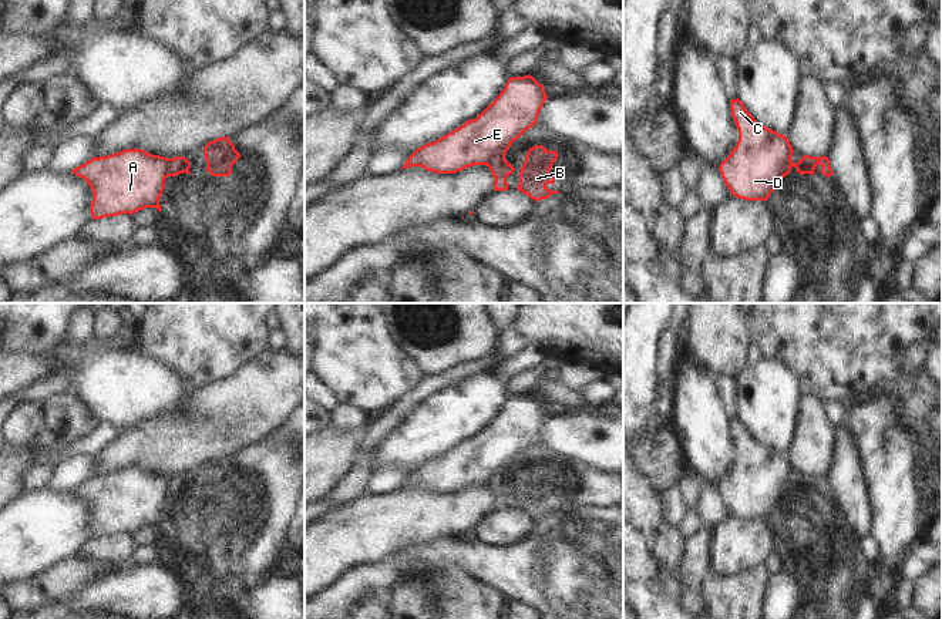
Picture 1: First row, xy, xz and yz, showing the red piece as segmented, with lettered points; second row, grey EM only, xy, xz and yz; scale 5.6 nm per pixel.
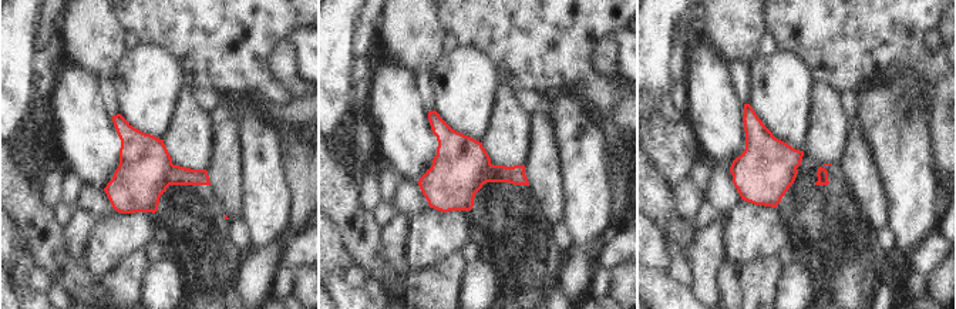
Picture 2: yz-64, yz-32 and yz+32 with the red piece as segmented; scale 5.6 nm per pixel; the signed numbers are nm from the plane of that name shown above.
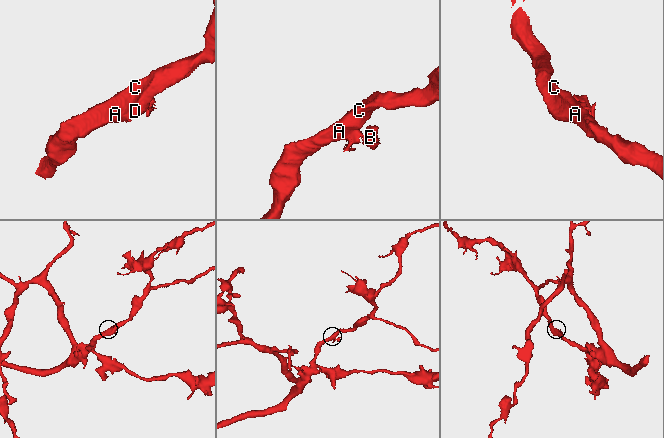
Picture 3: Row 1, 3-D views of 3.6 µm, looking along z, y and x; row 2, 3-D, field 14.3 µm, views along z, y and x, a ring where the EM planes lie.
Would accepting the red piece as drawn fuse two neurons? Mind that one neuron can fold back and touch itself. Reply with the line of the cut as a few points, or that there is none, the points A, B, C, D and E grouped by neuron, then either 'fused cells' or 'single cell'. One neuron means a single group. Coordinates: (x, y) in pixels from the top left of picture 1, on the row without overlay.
cut in yz along (800, 478), (807, 480), (814, 487); A C D E / B; fused cells

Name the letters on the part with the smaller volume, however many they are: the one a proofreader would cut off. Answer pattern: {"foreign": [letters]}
{"foreign": ["B"]}

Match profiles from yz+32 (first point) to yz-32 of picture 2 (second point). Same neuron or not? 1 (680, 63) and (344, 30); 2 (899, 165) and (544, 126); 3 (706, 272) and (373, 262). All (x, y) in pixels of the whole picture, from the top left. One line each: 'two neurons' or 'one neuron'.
1: two neurons
2: two neurons
3: two neurons

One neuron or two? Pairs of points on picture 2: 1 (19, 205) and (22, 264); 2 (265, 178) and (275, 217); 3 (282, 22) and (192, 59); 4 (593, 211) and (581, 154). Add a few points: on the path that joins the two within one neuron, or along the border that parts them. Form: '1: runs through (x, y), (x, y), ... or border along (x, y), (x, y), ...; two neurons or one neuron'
1: border along (19, 229), (27, 241), (36, 264); two neurons
2: runs through (266, 188), (268, 207); one neuron
3: runs through (259, 22), (229, 22), (215, 36); one neuron
4: runs through (588, 197), (583, 168); one neuron

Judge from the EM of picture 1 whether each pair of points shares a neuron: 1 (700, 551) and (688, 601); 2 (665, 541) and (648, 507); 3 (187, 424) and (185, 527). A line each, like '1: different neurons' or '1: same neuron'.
1: same neuron
2: same neuron
3: different neurons

